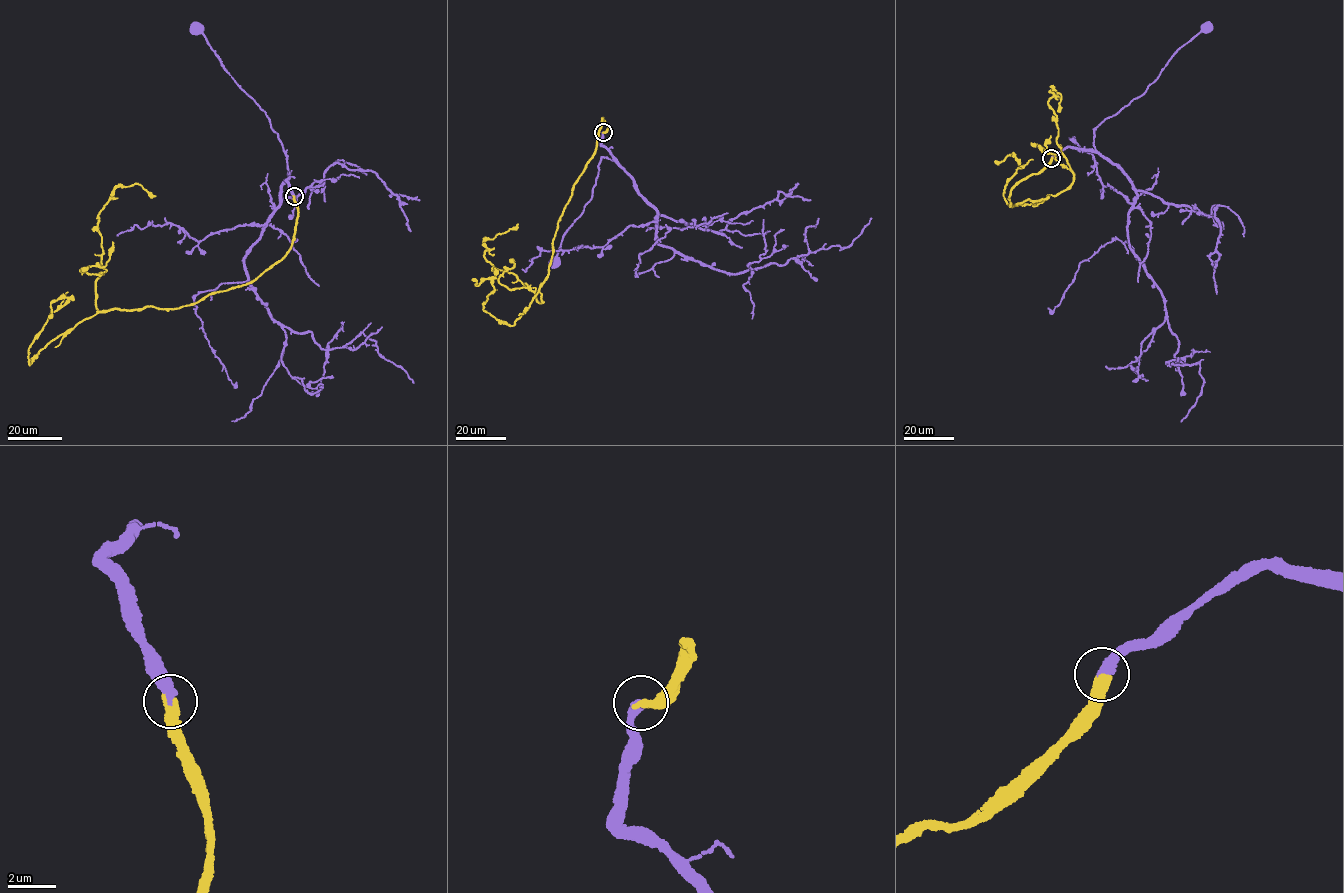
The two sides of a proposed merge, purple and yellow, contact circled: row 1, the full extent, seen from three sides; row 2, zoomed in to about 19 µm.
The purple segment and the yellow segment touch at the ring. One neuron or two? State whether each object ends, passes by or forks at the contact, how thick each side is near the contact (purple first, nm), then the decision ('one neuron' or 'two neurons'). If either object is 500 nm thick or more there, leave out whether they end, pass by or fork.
purple ends | yellow ends | 420/400 nm | one neuron

